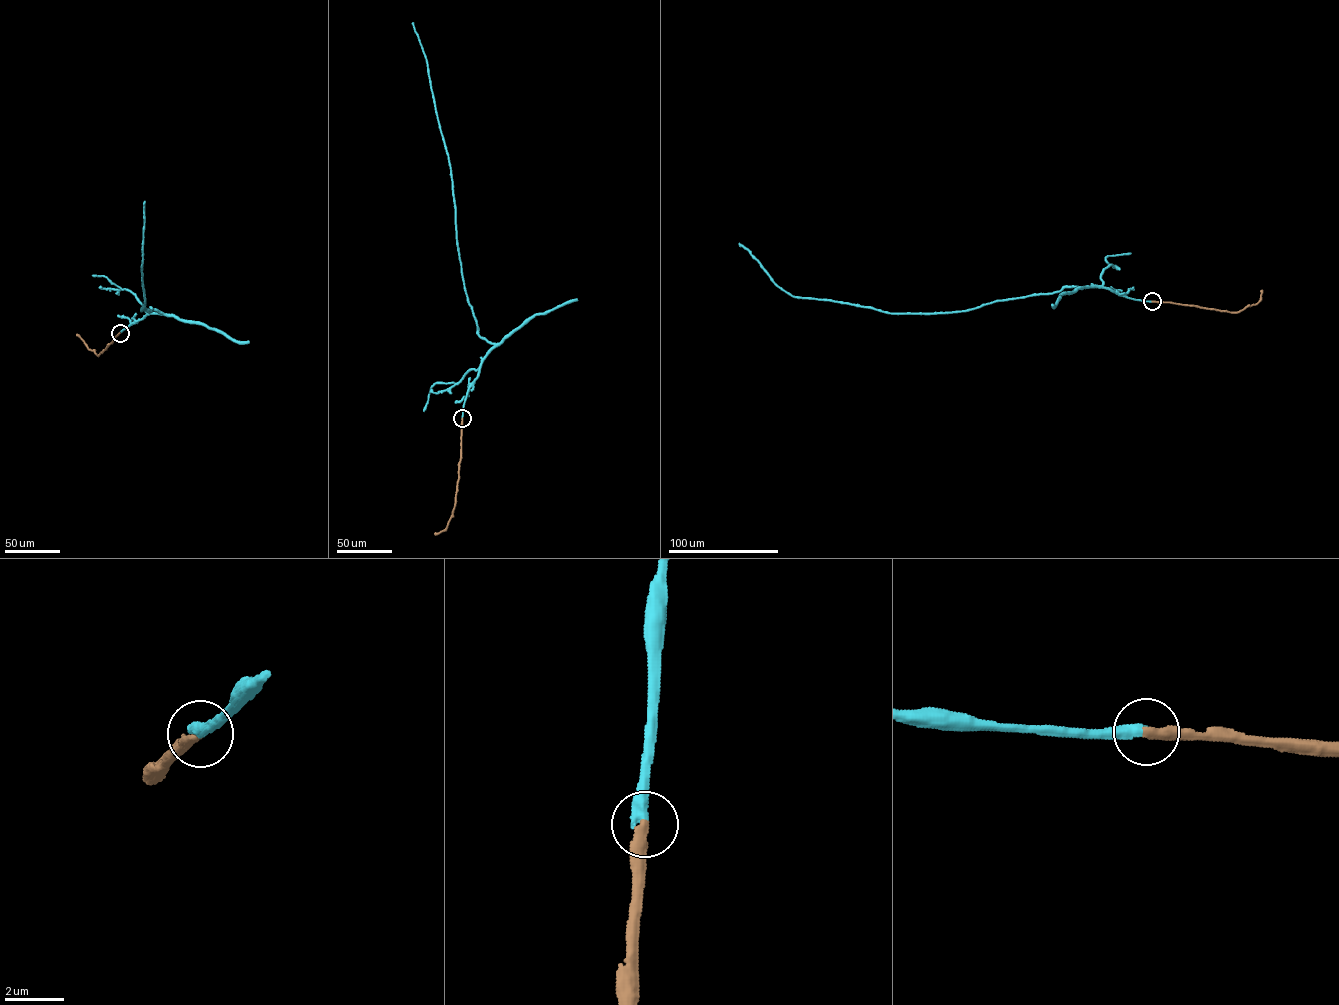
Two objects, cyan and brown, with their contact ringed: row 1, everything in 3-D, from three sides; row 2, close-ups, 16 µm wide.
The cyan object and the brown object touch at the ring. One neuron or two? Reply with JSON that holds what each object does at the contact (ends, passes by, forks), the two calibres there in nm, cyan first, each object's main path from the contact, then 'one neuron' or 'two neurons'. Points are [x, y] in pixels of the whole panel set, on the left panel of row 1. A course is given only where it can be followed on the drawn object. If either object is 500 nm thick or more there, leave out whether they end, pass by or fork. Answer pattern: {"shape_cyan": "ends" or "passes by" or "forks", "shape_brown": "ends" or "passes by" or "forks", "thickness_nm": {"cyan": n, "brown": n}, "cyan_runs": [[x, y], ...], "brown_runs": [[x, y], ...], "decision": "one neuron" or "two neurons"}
{"shape_cyan": "ends", "shape_brown": "ends", "thickness_nm": {"cyan": 440, "brown": 360}, "cyan_runs": [[120, 332], [151, 313], [170, 314], [199, 323]], "brown_runs": [[120, 332], [98, 356], [76, 334]], "decision": "one neuron"}

